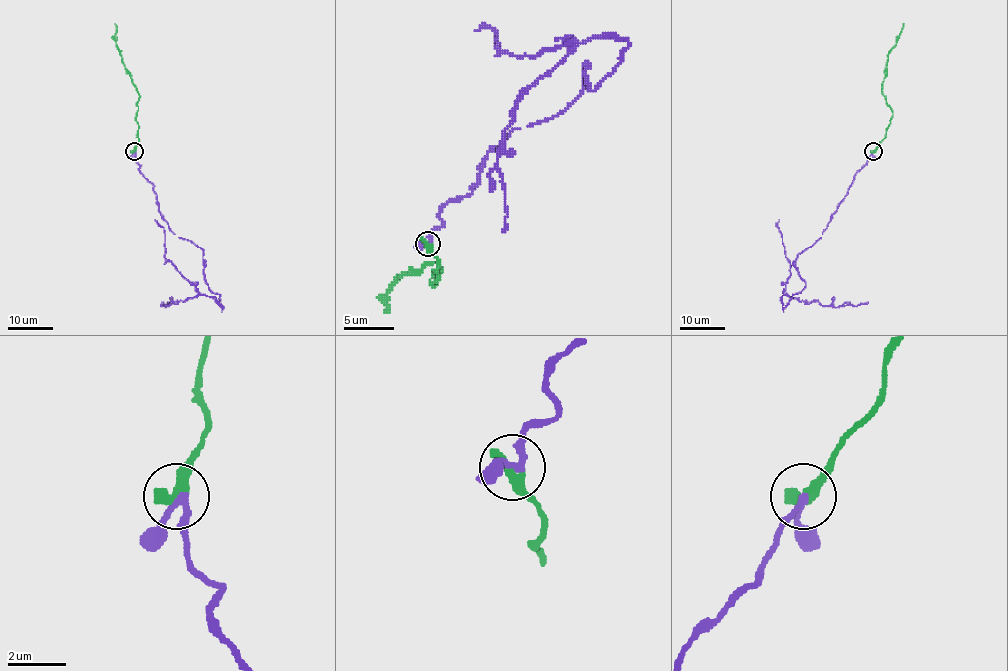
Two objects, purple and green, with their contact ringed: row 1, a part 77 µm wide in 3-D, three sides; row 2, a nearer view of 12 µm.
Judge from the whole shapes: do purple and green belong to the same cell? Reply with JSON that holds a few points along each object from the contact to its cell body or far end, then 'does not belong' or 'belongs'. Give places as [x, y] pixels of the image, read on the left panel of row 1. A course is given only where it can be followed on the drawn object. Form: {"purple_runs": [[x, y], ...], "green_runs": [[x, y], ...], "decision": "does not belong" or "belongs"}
{"purple_runs": [[134, 151], [168, 227], [203, 251], [204, 279], [223, 306], [203, 295], [165, 307], [167, 302]], "green_runs": [[134, 151], [138, 142], [139, 98], [116, 43], [115, 23]], "decision": "belongs"}

